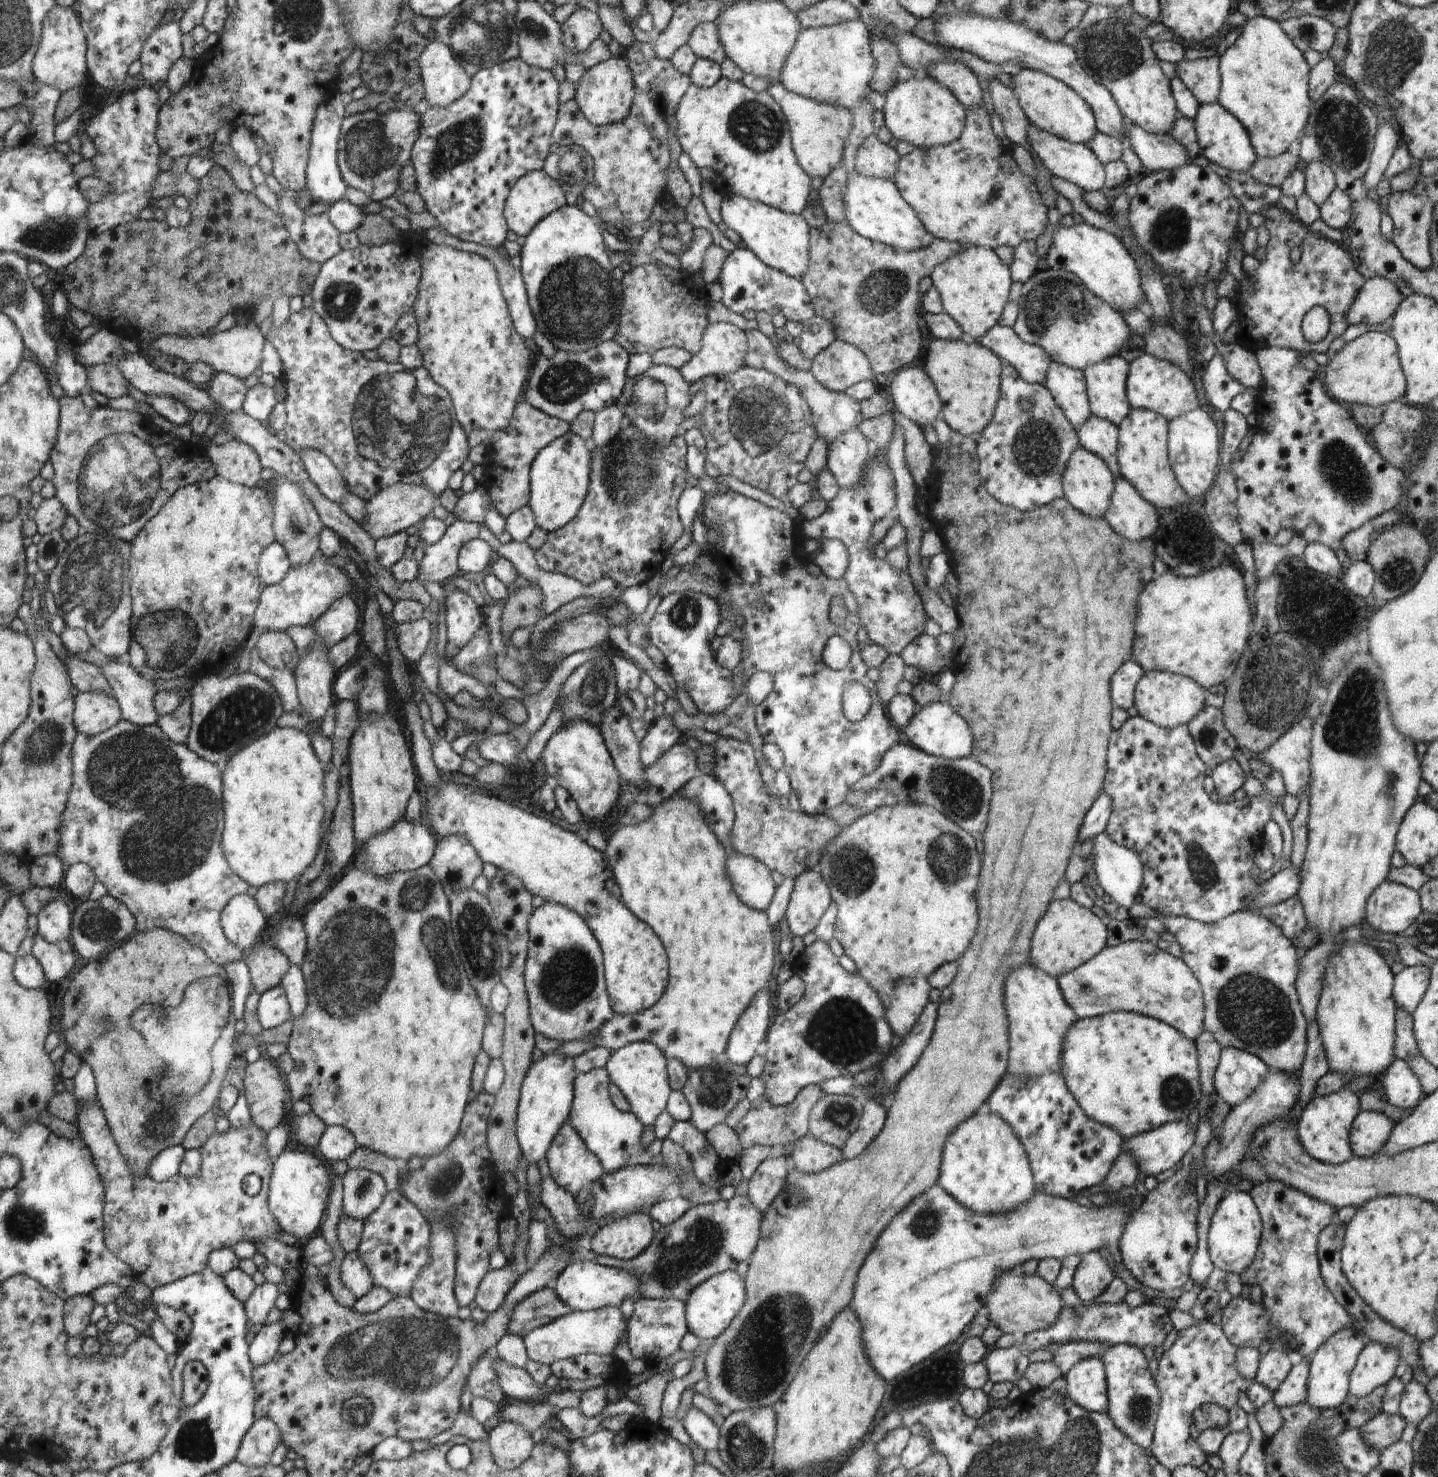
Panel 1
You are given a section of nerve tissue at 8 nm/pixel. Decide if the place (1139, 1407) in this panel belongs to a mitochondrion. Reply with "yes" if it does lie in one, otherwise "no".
yes

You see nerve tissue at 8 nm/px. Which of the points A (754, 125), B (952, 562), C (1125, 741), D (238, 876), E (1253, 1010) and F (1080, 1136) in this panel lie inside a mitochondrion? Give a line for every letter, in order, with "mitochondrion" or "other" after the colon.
A: mitochondrion
B: other
C: other
D: other
E: mitochondrion
F: other

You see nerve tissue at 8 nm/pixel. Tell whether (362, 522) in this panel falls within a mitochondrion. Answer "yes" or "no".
no

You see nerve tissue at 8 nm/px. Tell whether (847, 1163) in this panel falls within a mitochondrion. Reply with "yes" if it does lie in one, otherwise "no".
no

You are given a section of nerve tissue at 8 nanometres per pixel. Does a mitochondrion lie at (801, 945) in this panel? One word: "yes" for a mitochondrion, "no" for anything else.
no

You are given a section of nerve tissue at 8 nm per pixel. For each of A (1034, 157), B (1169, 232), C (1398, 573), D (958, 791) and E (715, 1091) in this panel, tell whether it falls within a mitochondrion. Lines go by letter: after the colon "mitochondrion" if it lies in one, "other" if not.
A: other
B: mitochondrion
C: mitochondrion
D: mitochondrion
E: mitochondrion

